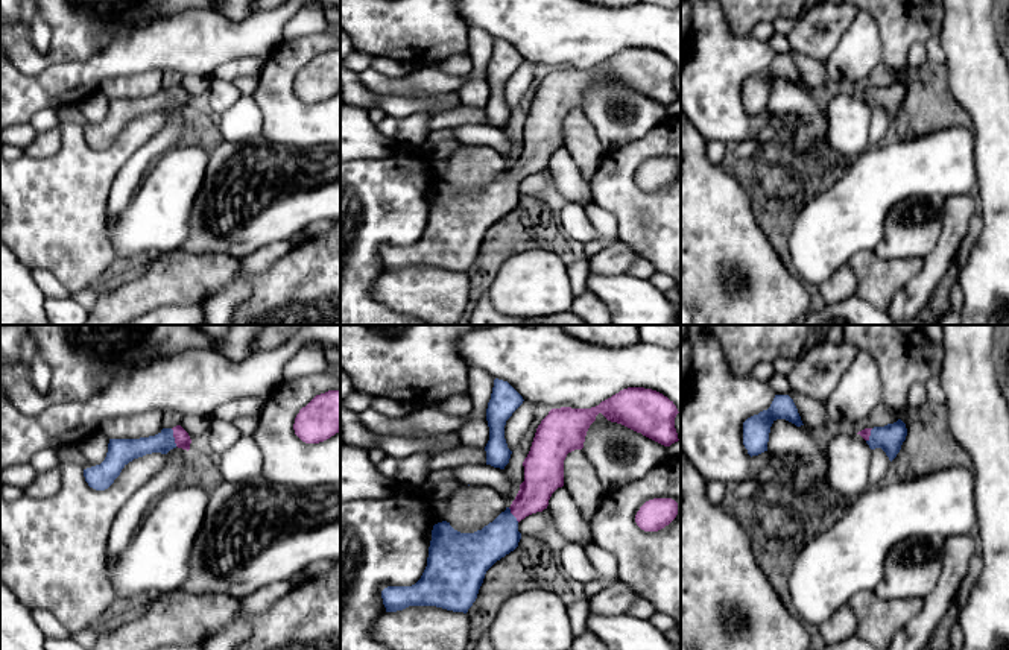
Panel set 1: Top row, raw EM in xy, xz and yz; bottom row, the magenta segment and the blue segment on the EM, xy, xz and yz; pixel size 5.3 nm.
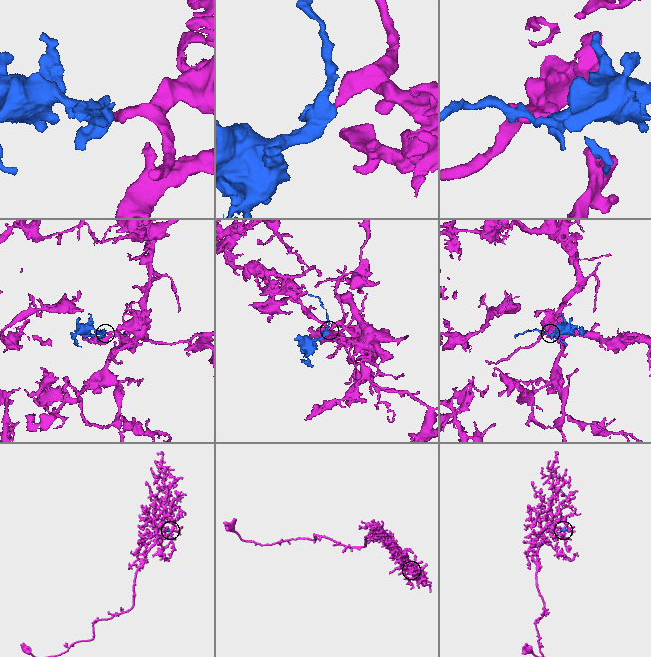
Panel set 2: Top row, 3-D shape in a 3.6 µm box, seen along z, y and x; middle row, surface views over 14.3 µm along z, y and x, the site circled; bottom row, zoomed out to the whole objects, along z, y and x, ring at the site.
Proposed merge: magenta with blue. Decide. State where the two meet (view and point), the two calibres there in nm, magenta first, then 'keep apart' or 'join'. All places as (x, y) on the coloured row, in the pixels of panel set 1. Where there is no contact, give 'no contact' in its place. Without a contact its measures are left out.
xy (175, 438) | 80/110 nm | join

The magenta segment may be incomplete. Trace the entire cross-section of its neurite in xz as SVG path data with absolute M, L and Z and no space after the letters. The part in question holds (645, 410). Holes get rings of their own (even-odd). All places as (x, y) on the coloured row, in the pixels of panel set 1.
M628 387L591 409L552 409L536 428L523 462L524 481L512 504L474 533L460 533L447 521L435 524L421 579L412 586L384 588L386 612L436 606L467 614L486 571L518 547L518 522L547 509L552 494L564 486L564 460L568 453L584 448L587 431L599 413L664 446L679 440L676 405L652 389Z

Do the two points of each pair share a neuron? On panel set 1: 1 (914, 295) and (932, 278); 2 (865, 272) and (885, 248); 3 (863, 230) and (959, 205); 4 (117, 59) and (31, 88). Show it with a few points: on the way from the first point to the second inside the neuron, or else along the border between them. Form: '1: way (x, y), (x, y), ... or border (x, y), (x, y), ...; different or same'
1: way (918, 290), (927, 281); same
2: border (872, 251), (883, 258), (914, 257); different
3: border (974, 193), (955, 193), (945, 199); different
4: way (96, 69), (82, 79), (52, 88); same

